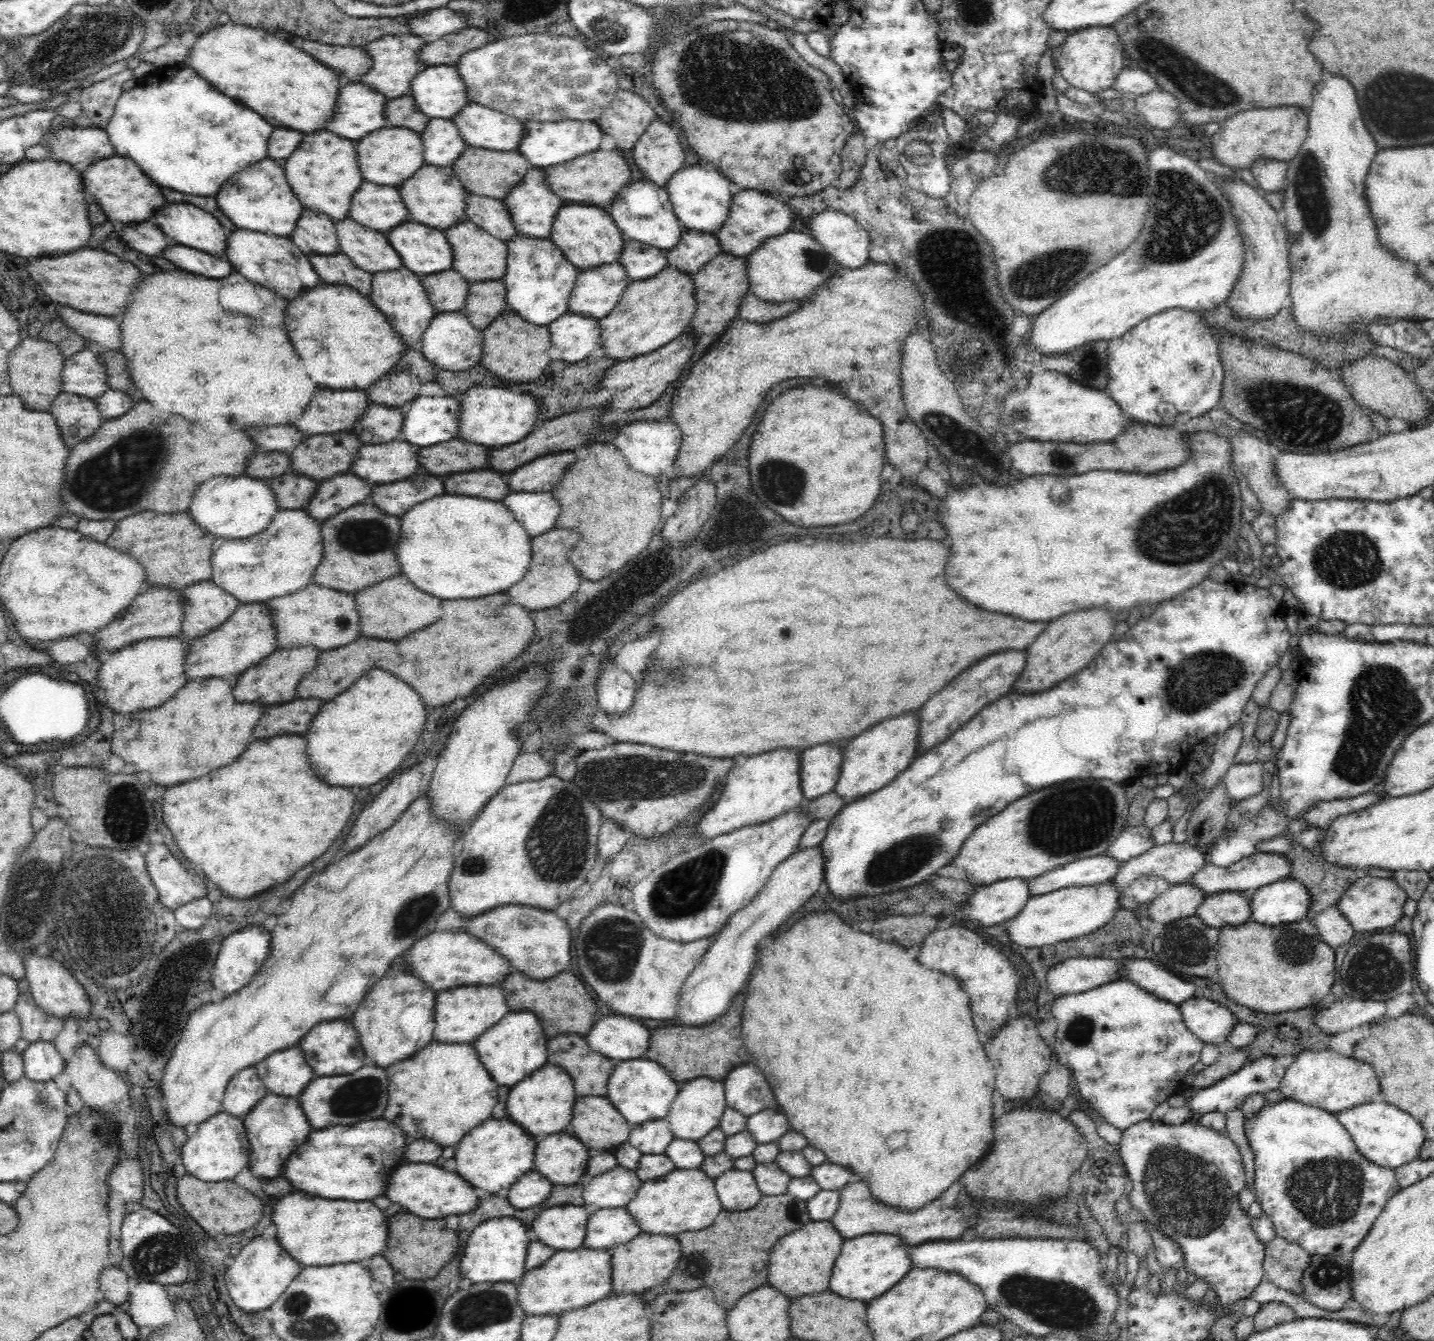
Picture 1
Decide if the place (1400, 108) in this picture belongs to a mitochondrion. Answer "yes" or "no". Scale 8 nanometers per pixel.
yes

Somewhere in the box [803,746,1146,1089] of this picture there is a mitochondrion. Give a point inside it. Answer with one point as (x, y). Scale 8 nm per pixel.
(1073, 818)

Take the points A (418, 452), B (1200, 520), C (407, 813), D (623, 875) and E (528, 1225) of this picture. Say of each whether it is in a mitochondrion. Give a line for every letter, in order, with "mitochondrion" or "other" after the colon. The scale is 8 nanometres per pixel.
A: other
B: mitochondrion
C: other
D: other
E: other

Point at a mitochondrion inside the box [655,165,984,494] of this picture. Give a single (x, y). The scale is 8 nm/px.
(950, 434)

